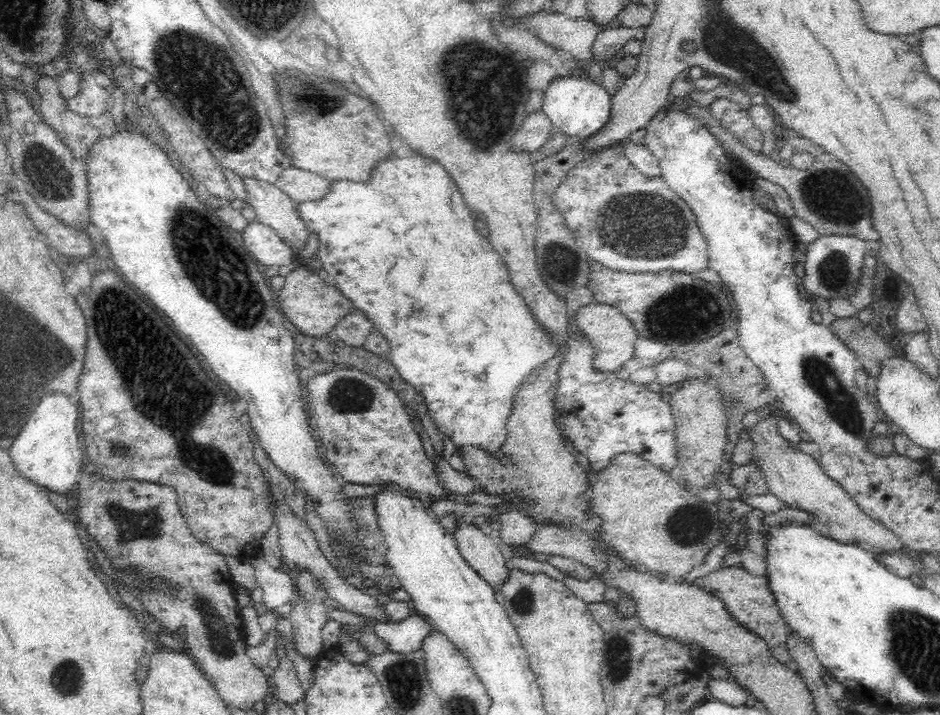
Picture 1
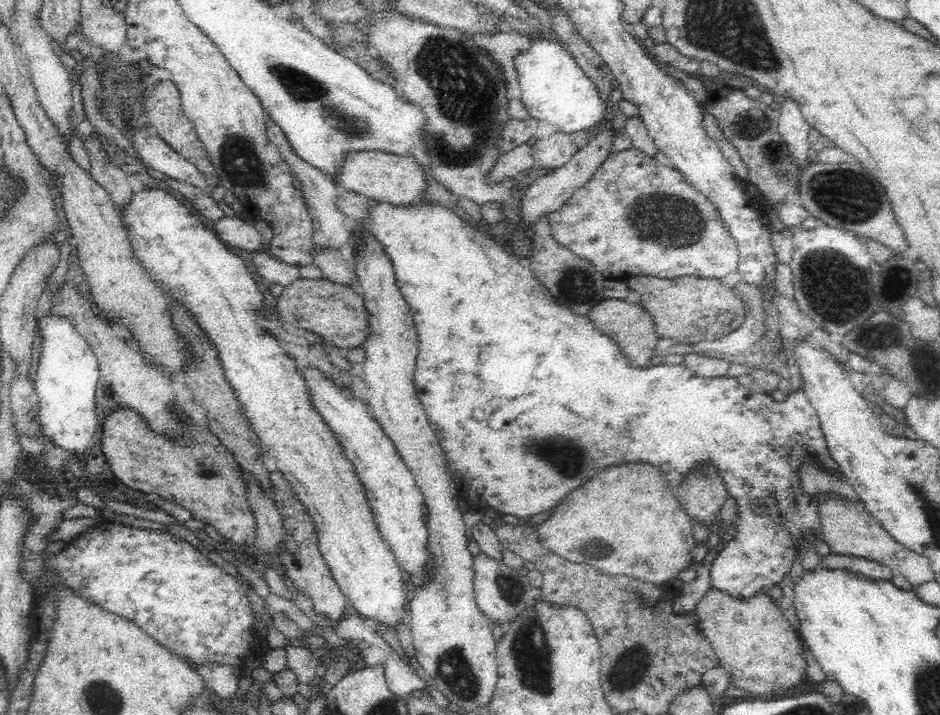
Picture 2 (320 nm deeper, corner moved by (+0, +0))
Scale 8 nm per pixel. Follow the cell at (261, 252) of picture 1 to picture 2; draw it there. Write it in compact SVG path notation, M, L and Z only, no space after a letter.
M222 216L220 220L208 223L209 228L224 242L230 246L259 252L265 250L260 233L248 222L237 217Z

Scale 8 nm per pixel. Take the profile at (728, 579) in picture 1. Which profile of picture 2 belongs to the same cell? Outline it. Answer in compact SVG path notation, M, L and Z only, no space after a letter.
M710 589L696 604L697 627L702 635L708 639L709 644L717 653L719 666L726 669L730 675L730 682L741 690L745 690L752 696L770 696L778 690L788 690L800 684L802 676L807 669L803 643L788 623L788 619L782 615L778 606L774 604L772 597L766 592L760 591L758 595L747 601L739 601L727 595L726 592Z

